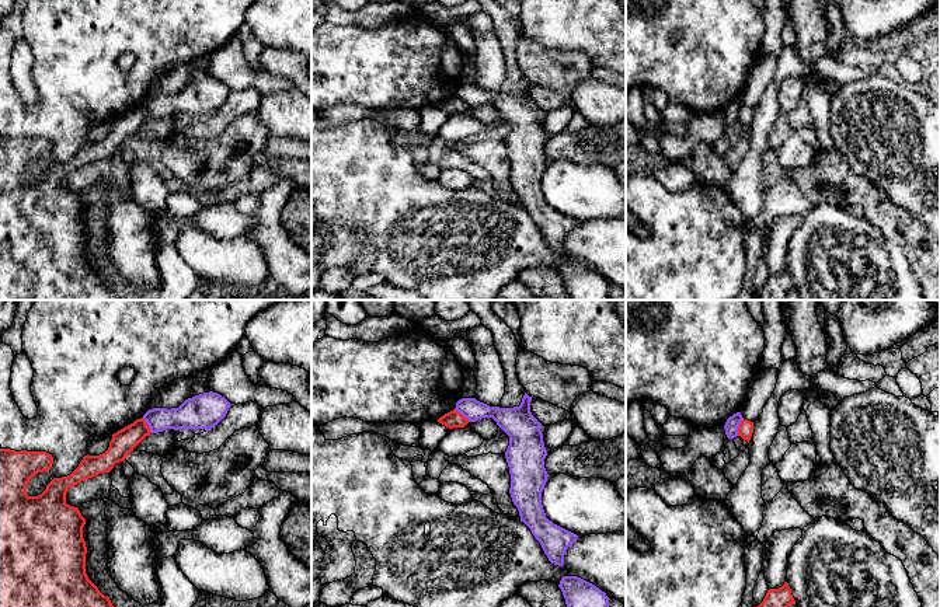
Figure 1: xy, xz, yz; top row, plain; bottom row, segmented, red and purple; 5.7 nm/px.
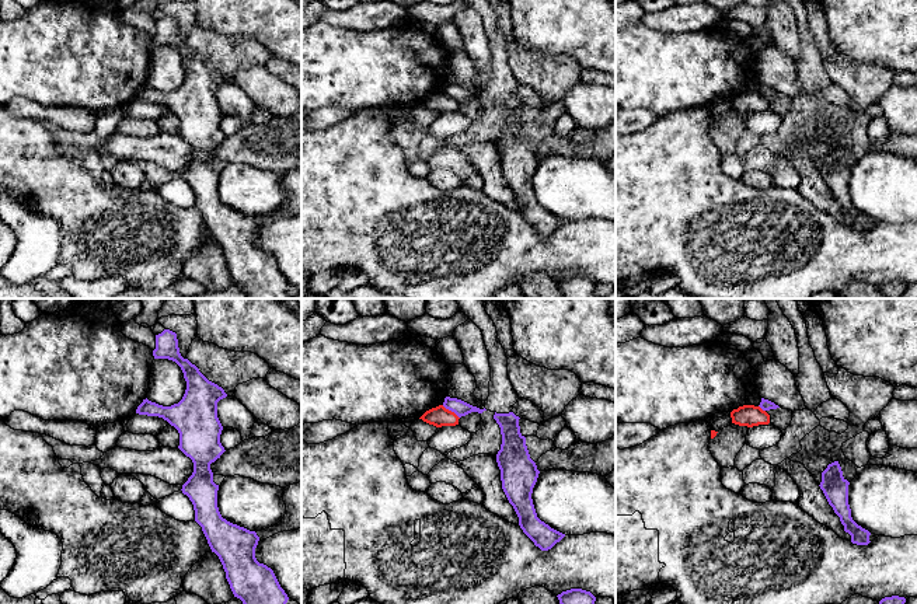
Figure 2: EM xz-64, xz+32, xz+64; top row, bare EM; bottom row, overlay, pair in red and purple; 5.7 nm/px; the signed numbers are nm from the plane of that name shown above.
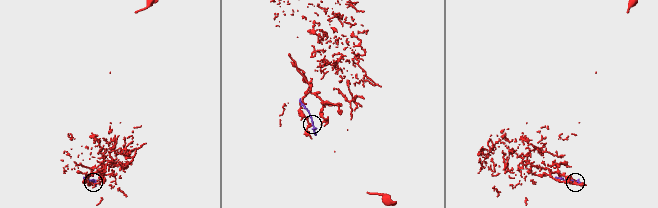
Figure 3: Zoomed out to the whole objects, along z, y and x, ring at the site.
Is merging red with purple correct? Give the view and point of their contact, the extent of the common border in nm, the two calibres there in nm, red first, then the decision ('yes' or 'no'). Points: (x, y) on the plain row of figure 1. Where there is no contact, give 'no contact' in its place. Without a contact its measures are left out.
yz (738, 112) | 110 nm | 90/80 nm | no

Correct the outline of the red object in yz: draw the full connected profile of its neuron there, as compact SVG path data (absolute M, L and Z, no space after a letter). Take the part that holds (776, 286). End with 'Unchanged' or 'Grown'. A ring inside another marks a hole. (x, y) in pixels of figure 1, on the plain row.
M787 268L779 275L769 275L763 287L753 293L753 300L786 300L786 294L795 290Z. Unchanged

